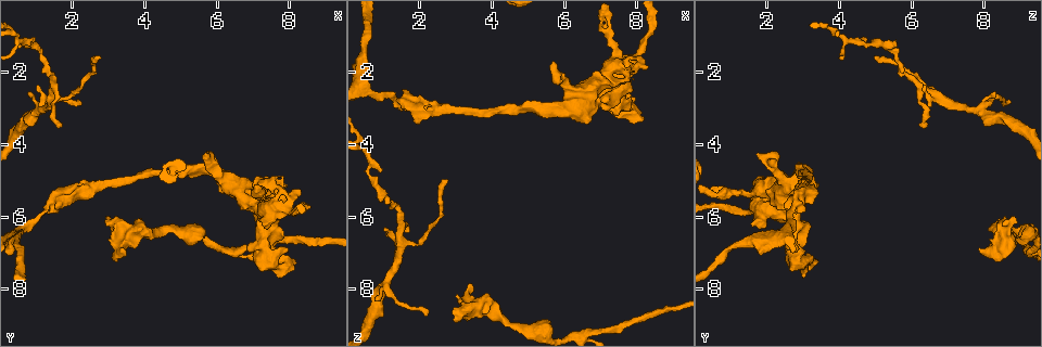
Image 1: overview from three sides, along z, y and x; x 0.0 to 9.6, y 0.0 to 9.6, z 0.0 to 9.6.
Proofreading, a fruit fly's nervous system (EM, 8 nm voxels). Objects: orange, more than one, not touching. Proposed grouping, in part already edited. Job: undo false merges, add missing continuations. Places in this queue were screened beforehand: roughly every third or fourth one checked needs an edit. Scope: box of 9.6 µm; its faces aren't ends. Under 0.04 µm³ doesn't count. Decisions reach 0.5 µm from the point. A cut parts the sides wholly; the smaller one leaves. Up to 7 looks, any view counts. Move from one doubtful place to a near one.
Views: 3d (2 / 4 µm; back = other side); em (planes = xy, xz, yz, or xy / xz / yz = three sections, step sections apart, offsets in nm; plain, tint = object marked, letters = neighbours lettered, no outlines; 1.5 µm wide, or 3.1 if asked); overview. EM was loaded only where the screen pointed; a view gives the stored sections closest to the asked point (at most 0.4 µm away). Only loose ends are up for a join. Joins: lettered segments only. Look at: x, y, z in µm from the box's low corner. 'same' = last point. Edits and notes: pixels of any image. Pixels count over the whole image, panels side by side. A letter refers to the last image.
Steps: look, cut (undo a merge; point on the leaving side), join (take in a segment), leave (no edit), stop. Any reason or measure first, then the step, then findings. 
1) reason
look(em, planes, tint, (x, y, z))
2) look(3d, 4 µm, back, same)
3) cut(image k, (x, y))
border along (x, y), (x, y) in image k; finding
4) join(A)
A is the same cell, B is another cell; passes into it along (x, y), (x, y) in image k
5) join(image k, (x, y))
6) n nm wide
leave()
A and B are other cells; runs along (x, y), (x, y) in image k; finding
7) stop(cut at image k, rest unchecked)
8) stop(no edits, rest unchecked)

an open end
look(em, planes, tint, (2.70, 1.60, 5.00))

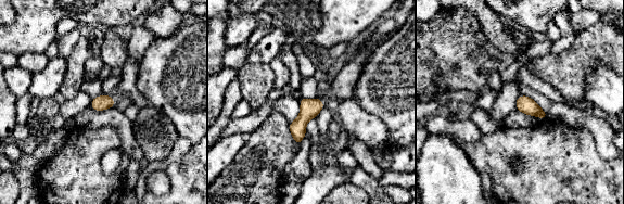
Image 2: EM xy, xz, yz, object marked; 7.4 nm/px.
see the neighbours
look(em, planes, letters, same)

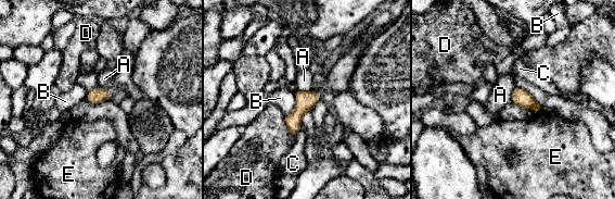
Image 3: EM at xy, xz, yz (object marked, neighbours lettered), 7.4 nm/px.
leave()
A, B, C, D and E are other cells; border along (297, 89), (311, 90) in image 3; no lettered segment goes on from it

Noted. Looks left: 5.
thick end
look(3d, 4 µm, (3.35, 6.90, 7.80))

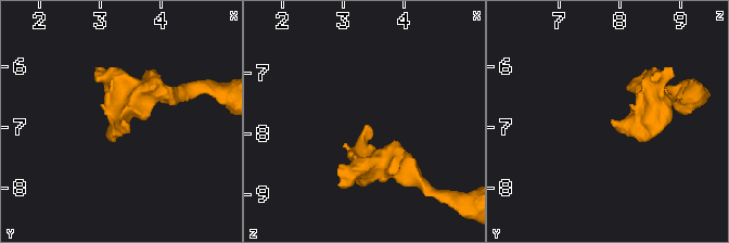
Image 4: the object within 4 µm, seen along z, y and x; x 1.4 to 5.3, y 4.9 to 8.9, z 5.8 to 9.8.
need the tissue
look(em, planes, letters, (3.40, 6.90, 7.85))

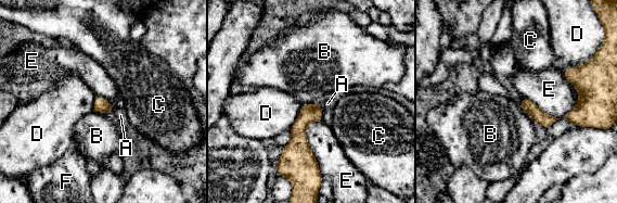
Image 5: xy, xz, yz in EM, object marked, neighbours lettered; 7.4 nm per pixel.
leave()
A, B, C, D, E and F are other cells; border along (92, 111), (108, 112), (111, 114) in image 5; no lettered segment goes on from it

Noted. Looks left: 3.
tapers out
look(em, planes, letters, (0.80, 2.55, 8.35))

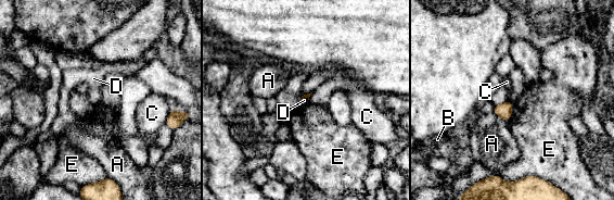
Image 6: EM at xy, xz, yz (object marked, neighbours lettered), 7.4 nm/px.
A touches over 150 nm
leave()
A, B, C, D and E are other cells; border along (508, 99), (512, 103) in image 6; no lettered segment goes on from it

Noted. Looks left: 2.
stop(no edits, rest unchecked)

